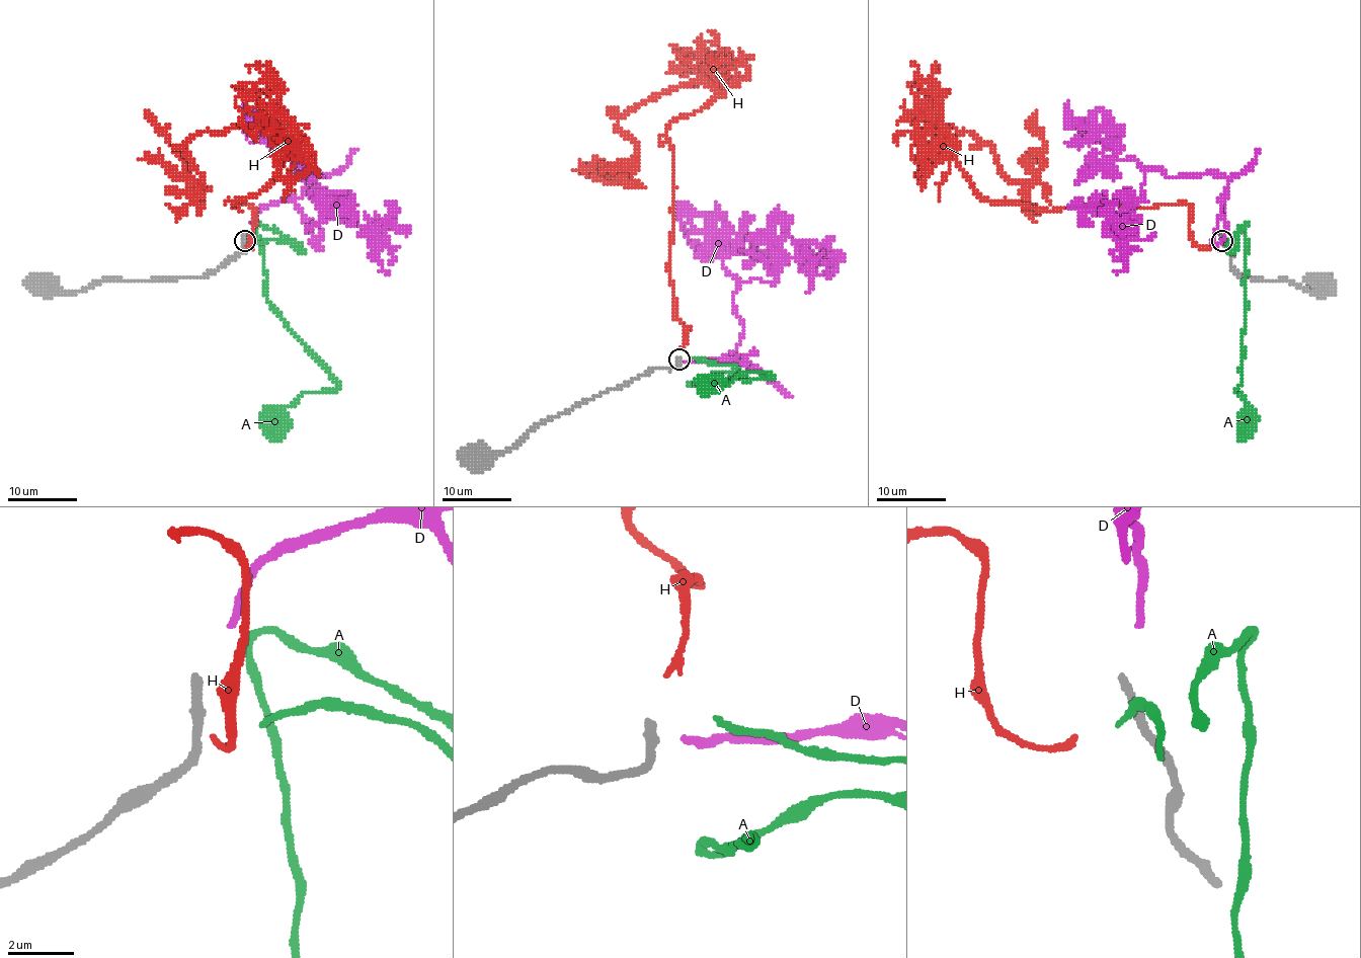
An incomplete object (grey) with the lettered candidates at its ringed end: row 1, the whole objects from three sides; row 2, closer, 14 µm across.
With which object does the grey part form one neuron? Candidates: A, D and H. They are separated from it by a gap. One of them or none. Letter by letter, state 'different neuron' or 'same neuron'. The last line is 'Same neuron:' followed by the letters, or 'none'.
A: different neuron
D: different neuron
H: same neuron
Same neuron: H

